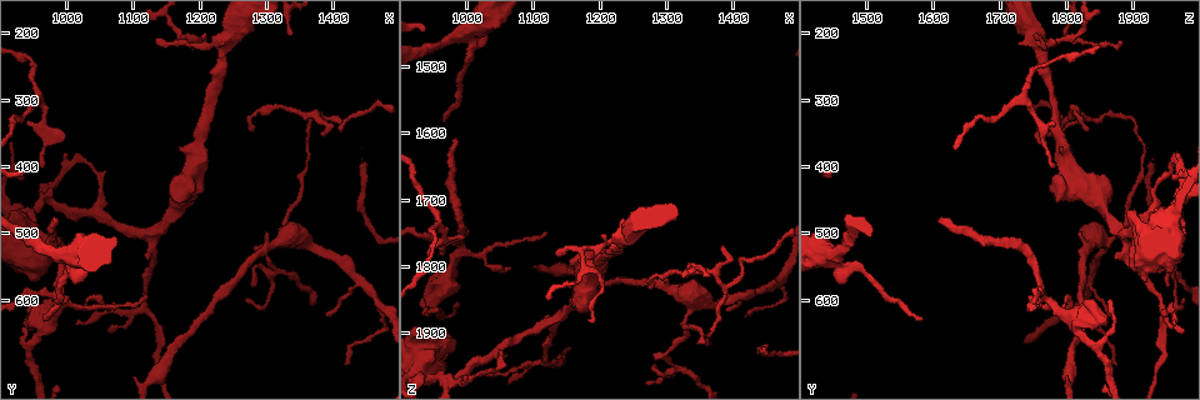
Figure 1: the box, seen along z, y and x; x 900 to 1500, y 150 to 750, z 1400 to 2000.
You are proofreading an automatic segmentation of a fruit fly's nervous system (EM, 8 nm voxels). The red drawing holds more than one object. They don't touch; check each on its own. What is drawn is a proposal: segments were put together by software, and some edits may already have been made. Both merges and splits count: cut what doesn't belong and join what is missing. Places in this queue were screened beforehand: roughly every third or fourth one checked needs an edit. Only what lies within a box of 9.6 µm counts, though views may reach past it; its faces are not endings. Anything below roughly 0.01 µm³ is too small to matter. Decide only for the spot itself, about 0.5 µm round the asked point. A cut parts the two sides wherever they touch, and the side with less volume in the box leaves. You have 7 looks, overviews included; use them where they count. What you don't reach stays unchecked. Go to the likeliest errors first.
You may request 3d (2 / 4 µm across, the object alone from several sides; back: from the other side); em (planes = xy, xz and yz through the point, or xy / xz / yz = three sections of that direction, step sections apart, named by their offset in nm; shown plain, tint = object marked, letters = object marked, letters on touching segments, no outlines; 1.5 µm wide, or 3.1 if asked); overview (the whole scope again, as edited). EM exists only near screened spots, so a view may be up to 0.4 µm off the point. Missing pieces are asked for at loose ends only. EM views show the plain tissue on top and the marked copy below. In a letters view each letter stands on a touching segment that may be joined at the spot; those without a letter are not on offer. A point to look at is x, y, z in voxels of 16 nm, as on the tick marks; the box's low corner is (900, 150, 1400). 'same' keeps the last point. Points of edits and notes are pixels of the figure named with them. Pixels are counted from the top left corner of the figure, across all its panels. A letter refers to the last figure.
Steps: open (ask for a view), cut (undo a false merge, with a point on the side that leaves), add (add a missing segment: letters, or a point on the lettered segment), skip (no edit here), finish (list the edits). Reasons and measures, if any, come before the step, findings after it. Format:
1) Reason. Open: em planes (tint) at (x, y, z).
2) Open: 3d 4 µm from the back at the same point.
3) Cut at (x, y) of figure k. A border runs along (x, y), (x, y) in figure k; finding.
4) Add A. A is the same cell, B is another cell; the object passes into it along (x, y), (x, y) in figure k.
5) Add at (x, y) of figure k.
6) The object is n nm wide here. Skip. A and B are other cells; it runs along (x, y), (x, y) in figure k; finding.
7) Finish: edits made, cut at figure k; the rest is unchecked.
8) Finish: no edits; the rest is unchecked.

Branch stops here. Open: 3d 4 µm at (985, 480, 1610).

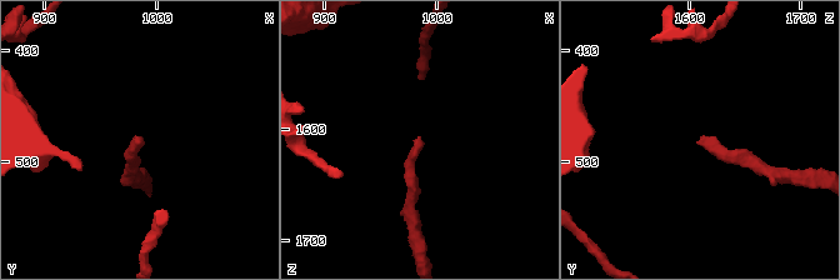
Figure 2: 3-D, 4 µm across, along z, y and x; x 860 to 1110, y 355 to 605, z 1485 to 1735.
Shape alone is not enough. Open: em xz step 8 (tint) at (986, 482, 1608).

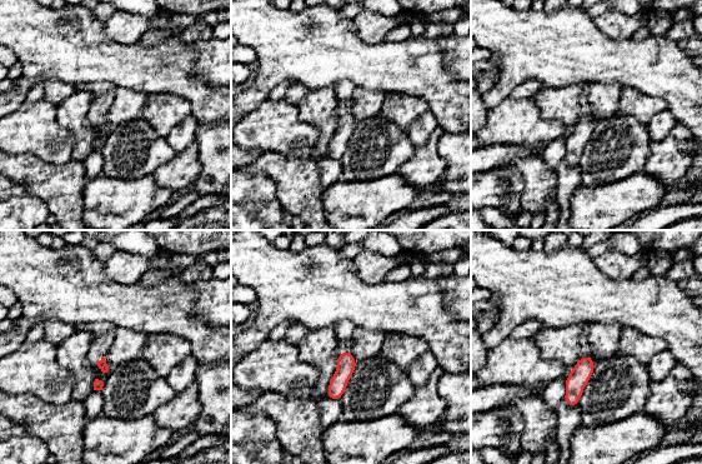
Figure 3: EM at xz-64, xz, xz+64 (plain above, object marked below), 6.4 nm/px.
Open: em planes (letters) at the same point.

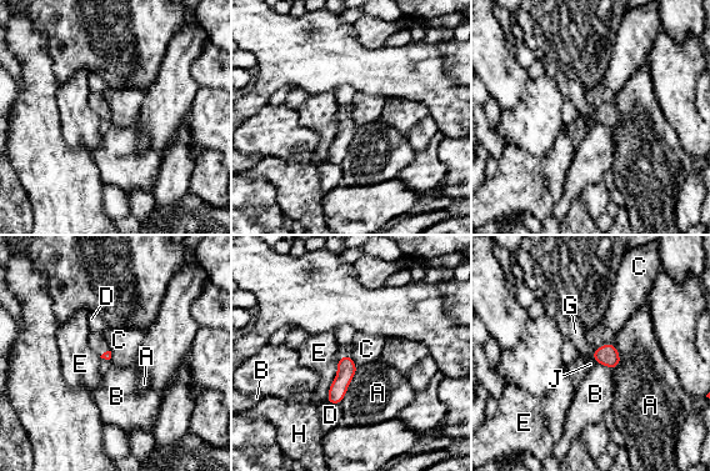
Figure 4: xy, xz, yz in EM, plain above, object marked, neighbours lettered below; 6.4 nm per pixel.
Add G. G is the same cell, A, B, C, D, E, H and J are other cells; the object passes into it along (346, 369), (344, 356), (343, 351) in figure 4; it goes on there.

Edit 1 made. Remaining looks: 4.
Stops while still wide. Open: 3d 4 µm at (955, 575, 1920).

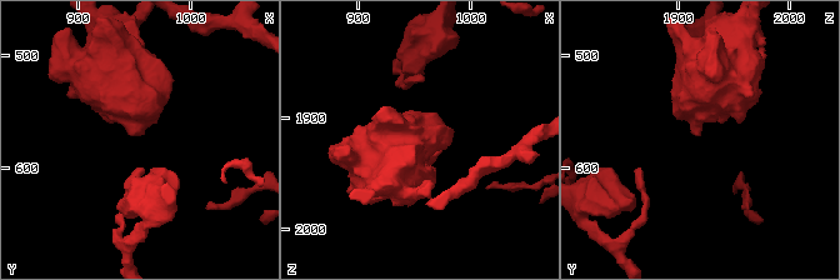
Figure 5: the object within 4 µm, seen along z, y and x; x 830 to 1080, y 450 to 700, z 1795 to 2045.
Shape alone is not enough. Open: em xz step 4 (letters) at (956, 574, 1918).

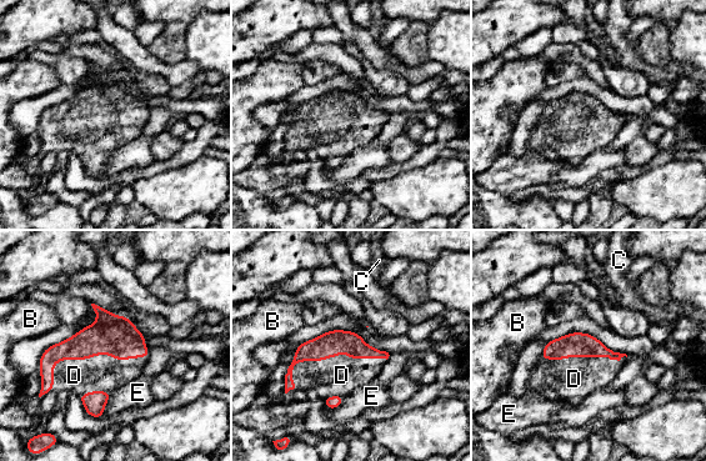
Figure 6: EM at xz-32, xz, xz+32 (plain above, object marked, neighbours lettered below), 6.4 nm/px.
Open: em planes (letters) at the same point.

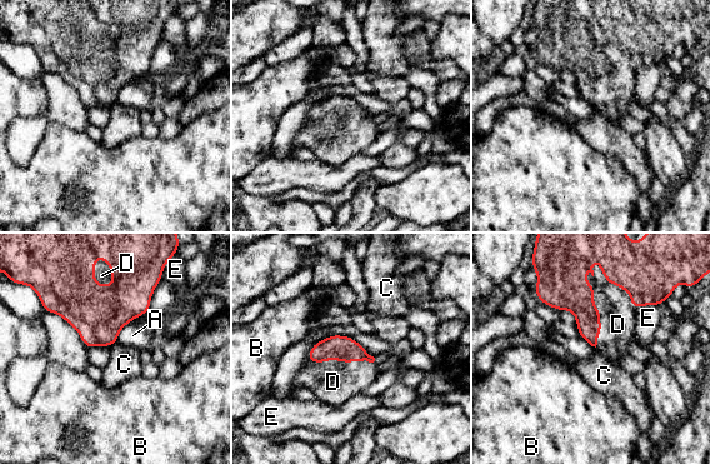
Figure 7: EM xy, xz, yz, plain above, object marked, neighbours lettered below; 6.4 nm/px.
Skip. A, B, C, D and E are other cells; a border runs along (116, 340), (110, 347) in figure 7; none of them fits.

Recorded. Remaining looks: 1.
Finish: edits made, add at figure 4; the rest is unchecked.

